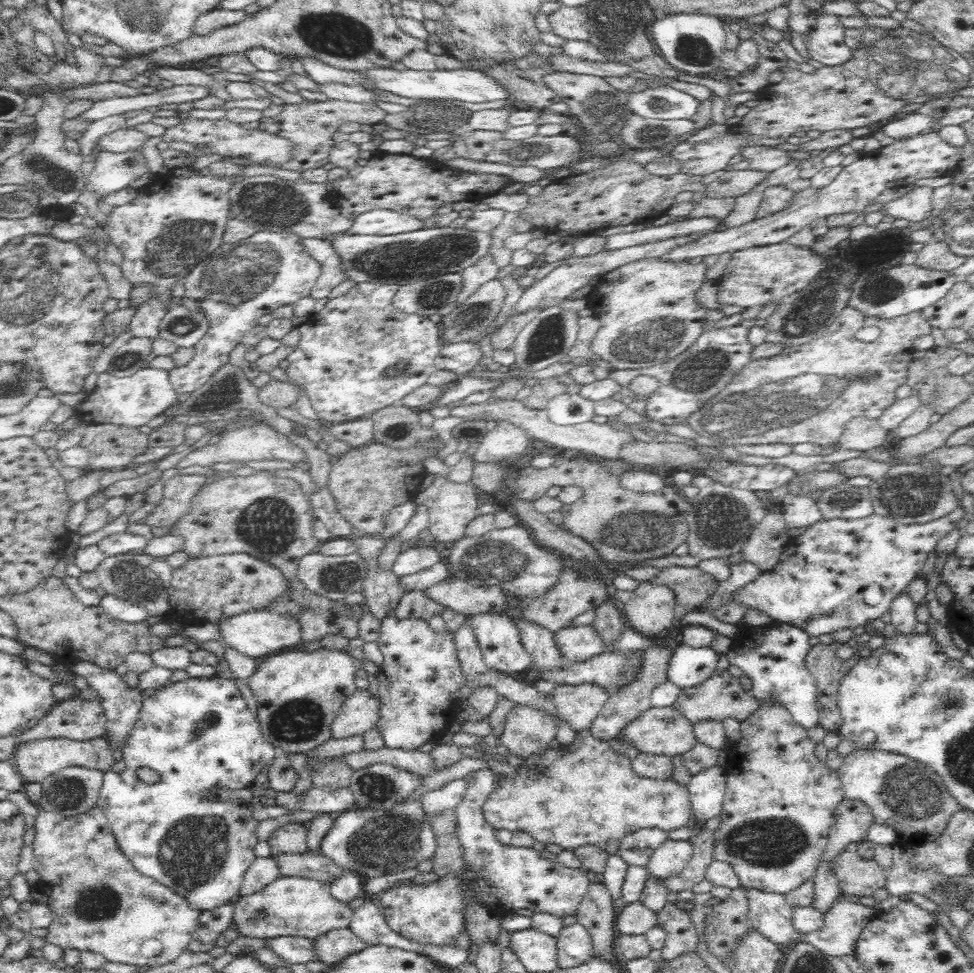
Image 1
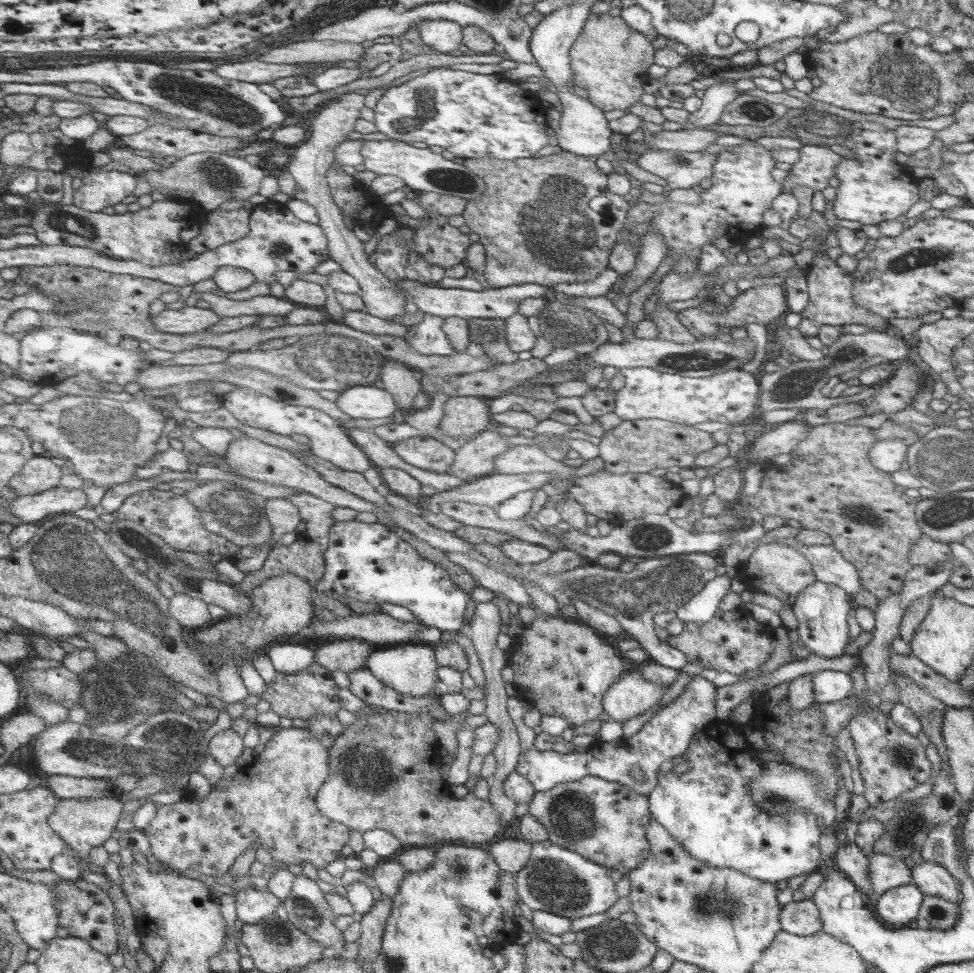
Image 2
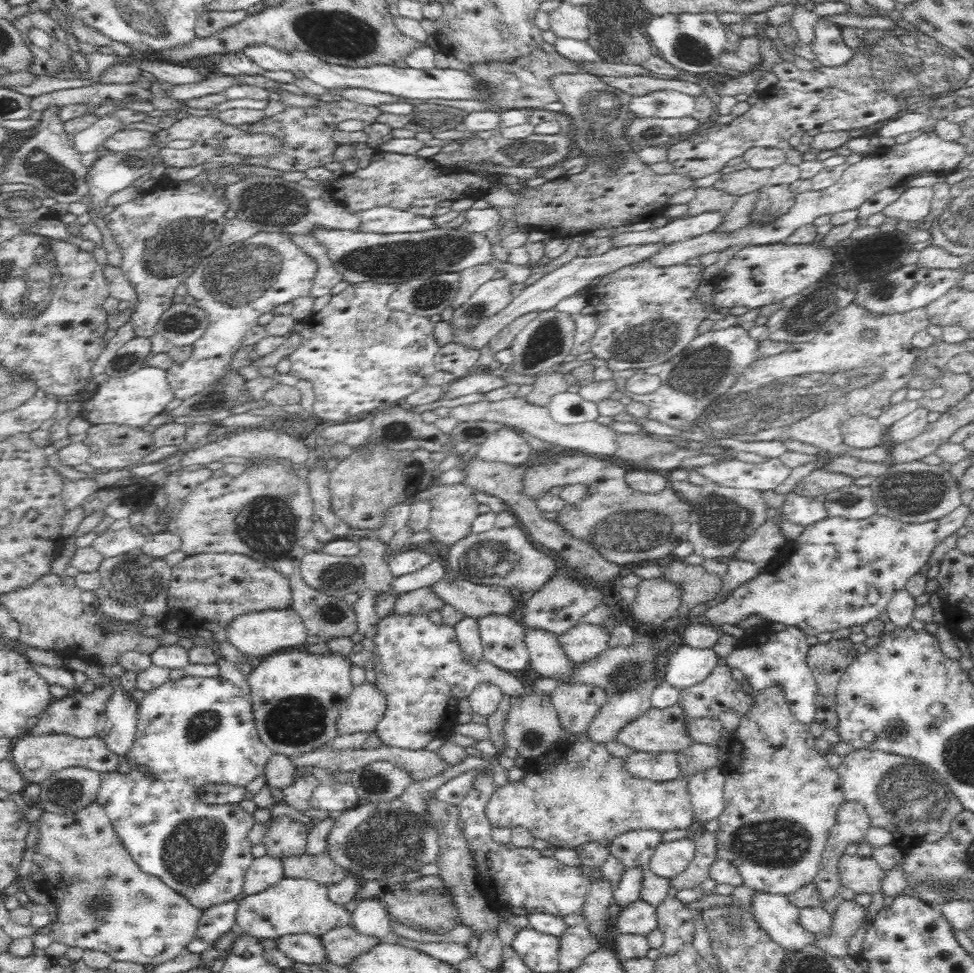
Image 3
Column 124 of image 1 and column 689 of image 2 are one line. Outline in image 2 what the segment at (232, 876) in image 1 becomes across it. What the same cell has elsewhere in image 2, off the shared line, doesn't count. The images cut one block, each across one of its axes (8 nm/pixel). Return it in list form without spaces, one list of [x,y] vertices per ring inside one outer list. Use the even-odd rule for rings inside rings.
[[[721,720],[710,722],[708,726],[693,736],[687,752],[684,752],[684,761],[690,762],[690,770],[681,777],[667,775],[658,778],[656,788],[654,788],[654,791],[648,796],[650,813],[653,815],[653,818],[670,833],[670,836],[673,836],[679,844],[681,844],[681,847],[690,854],[690,857],[704,862],[704,865],[718,869],[730,868],[761,880],[762,882],[770,882],[772,884],[780,882],[780,880],[789,880],[792,877],[800,876],[800,874],[809,876],[811,873],[814,873],[814,868],[816,868],[818,862],[820,862],[820,850],[818,850],[818,840],[820,840],[819,818],[816,813],[806,810],[788,811],[786,816],[773,818],[766,811],[758,808],[757,804],[754,804],[754,801],[750,798],[750,794],[748,794],[750,793],[750,783],[752,783],[754,777],[762,775],[762,766],[760,766],[758,762],[754,762],[754,758],[750,756],[750,752],[754,752],[755,750],[755,748],[750,748],[750,746],[744,742],[744,738],[742,738],[740,734],[734,732],[732,726],[728,726],[728,722],[722,722]]]

